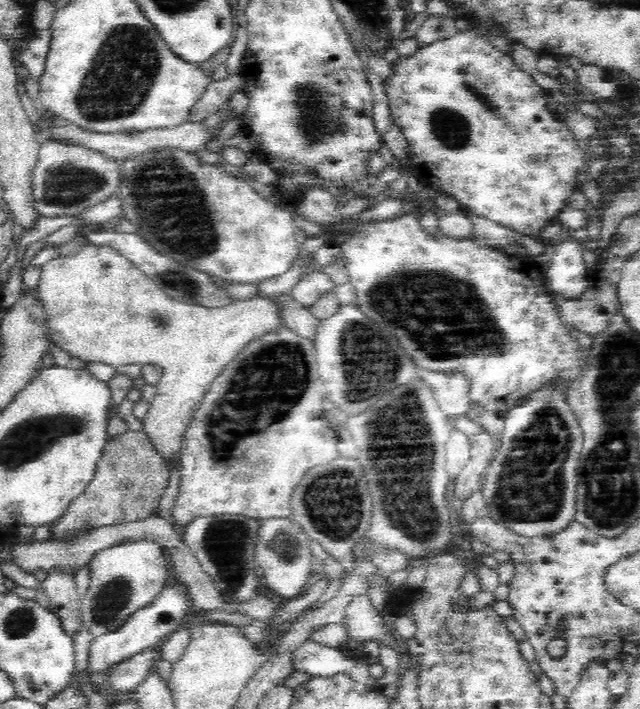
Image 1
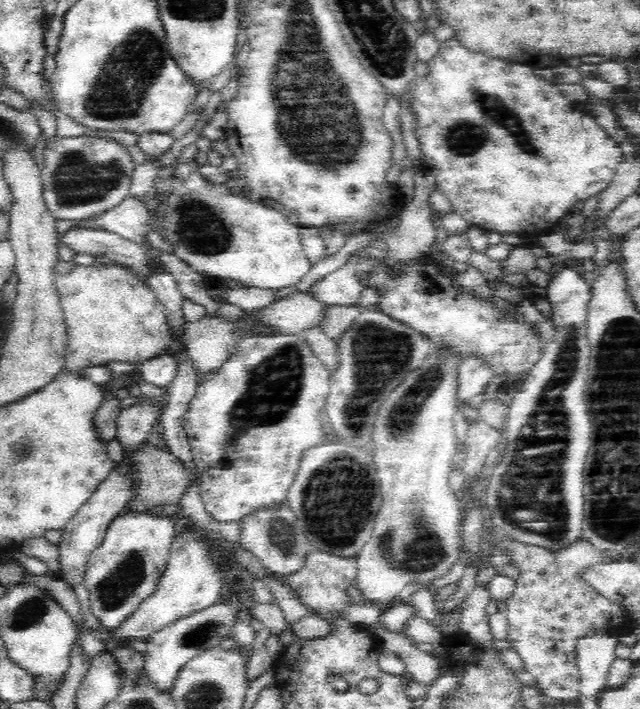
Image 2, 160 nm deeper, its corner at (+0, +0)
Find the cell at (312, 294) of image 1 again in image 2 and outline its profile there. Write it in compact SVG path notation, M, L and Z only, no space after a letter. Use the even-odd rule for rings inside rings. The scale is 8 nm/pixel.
M352 255L339 270L330 272L318 282L314 282L308 290L308 295L325 306L356 306L358 296L366 292L366 287L362 287L358 276L361 264L359 256Z

